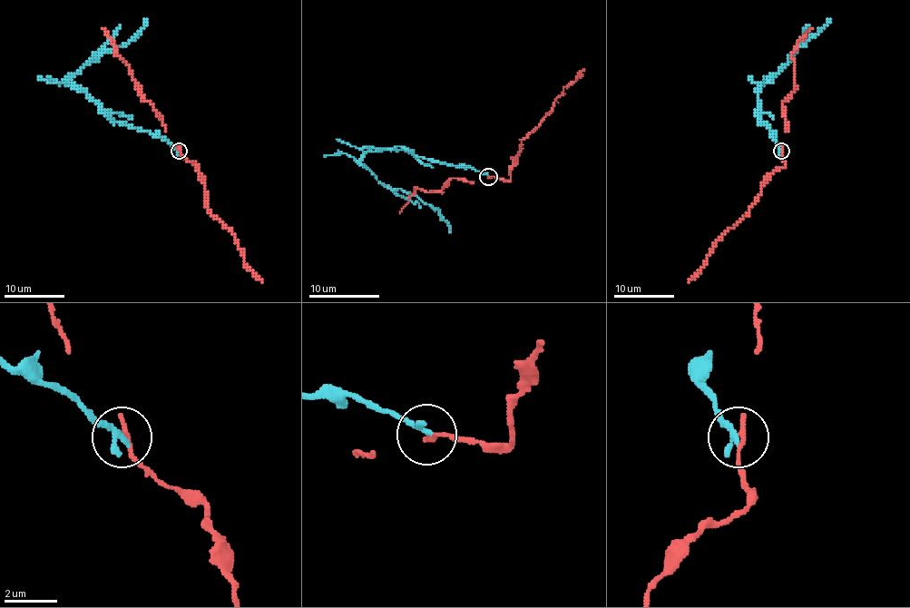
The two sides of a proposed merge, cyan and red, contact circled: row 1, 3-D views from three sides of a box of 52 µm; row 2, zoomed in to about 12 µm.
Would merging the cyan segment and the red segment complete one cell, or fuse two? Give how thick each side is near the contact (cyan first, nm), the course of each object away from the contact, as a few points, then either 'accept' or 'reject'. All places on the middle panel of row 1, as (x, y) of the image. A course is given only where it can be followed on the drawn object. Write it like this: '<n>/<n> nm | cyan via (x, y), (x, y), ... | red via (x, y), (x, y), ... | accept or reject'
260/190 nm | cyan via (487, 176), (474, 167), (417, 157), (405, 148), (365, 155), (361, 162), (378, 181), (431, 204), (449, 232) | red via (487, 176), (502, 180), (511, 178), (511, 169), (523, 139), (551, 111), (563, 88), (584, 69) | reject

